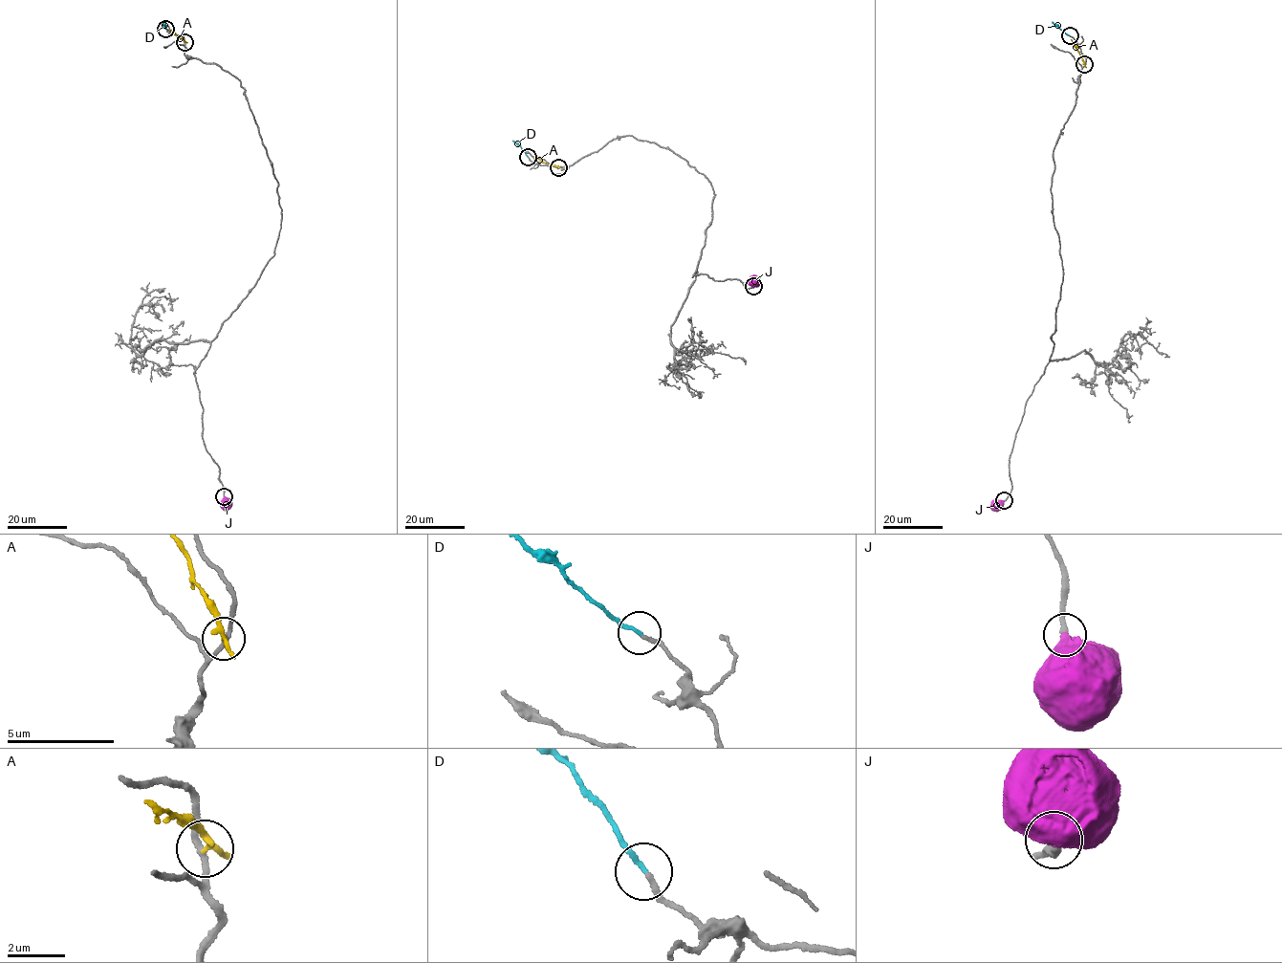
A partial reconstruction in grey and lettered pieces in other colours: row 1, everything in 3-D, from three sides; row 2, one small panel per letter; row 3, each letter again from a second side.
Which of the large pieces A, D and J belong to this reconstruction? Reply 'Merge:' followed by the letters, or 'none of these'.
Merge: D, J

